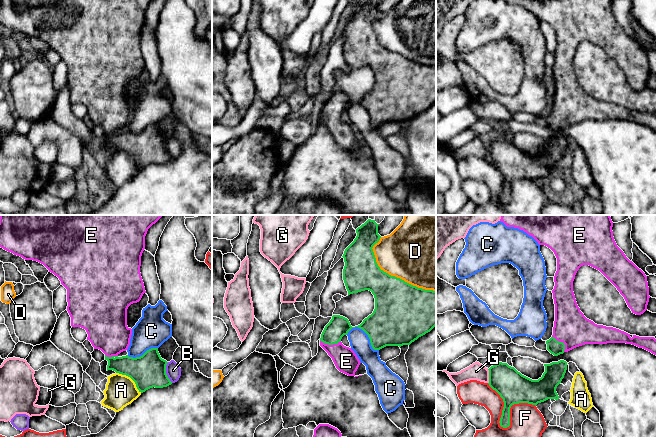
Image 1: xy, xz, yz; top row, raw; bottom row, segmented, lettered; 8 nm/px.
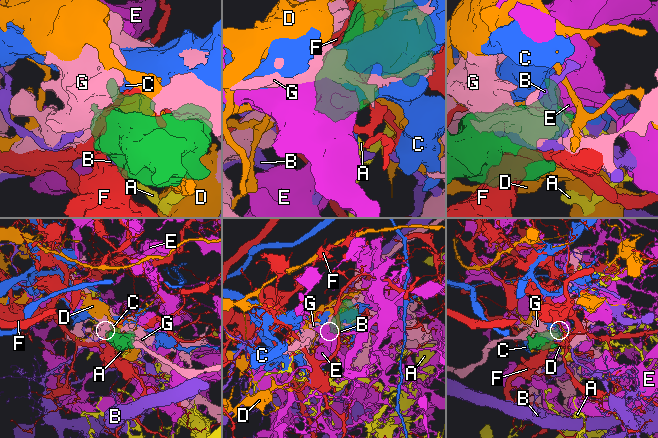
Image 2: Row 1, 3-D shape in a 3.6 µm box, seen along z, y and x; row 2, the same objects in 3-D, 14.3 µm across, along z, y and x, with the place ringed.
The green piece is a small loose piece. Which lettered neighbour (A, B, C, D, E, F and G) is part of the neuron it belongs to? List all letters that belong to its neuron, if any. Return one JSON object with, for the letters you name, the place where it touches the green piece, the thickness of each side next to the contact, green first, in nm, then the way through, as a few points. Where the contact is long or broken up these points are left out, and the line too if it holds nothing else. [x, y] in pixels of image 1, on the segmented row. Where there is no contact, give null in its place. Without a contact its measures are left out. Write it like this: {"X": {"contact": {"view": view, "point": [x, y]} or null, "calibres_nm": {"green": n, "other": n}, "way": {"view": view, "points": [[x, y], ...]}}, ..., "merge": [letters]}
{"E": {"contact": {"view": "xz", "point": [330, 344]}, "calibres_nm": {"green": 160, "other": 190}, "way": {"view": "xz", "points": [[338, 326], [331, 336], [330, 344], [346, 361]]}}, "merge": ["E"]}

